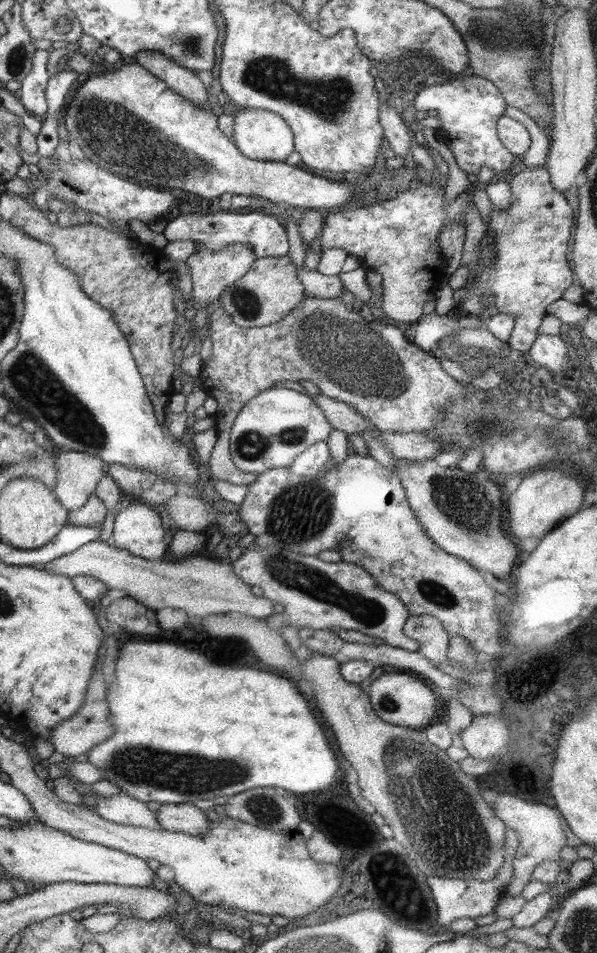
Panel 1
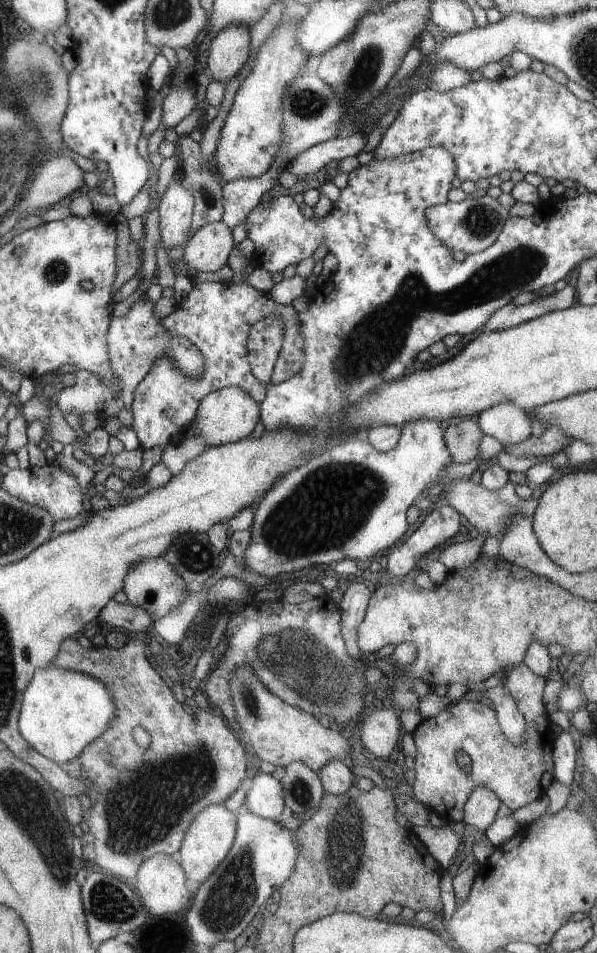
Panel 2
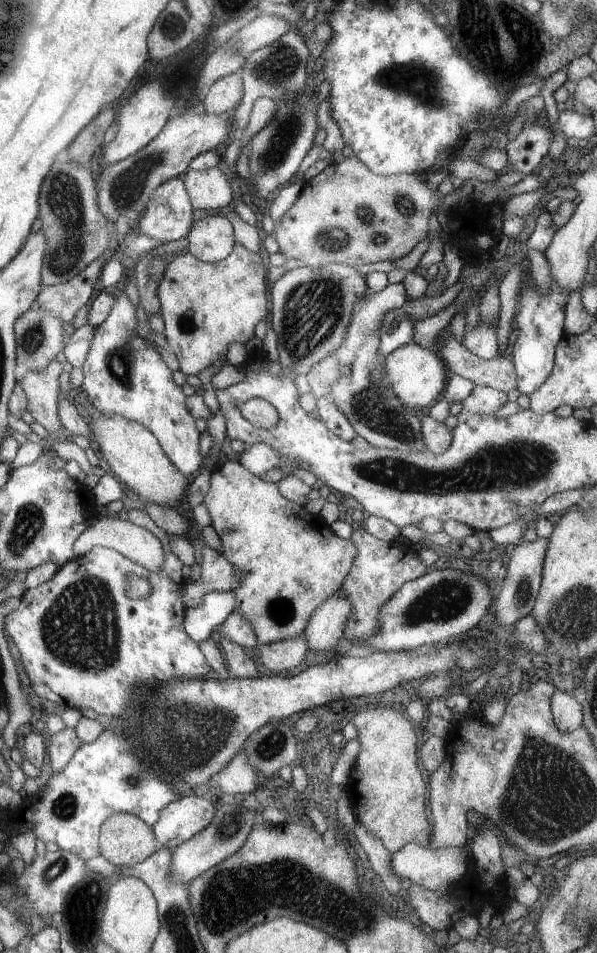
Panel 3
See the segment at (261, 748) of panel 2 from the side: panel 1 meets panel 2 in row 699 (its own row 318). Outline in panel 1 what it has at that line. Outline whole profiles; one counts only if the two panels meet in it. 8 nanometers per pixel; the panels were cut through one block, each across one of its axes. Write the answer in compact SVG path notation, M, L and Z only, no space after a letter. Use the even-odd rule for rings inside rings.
M287 255L277 258L256 258L245 275L223 289L218 306L221 306L241 328L267 326L281 319L285 313L297 307L297 303L303 297L308 296L295 273L297 273L295 264Z

